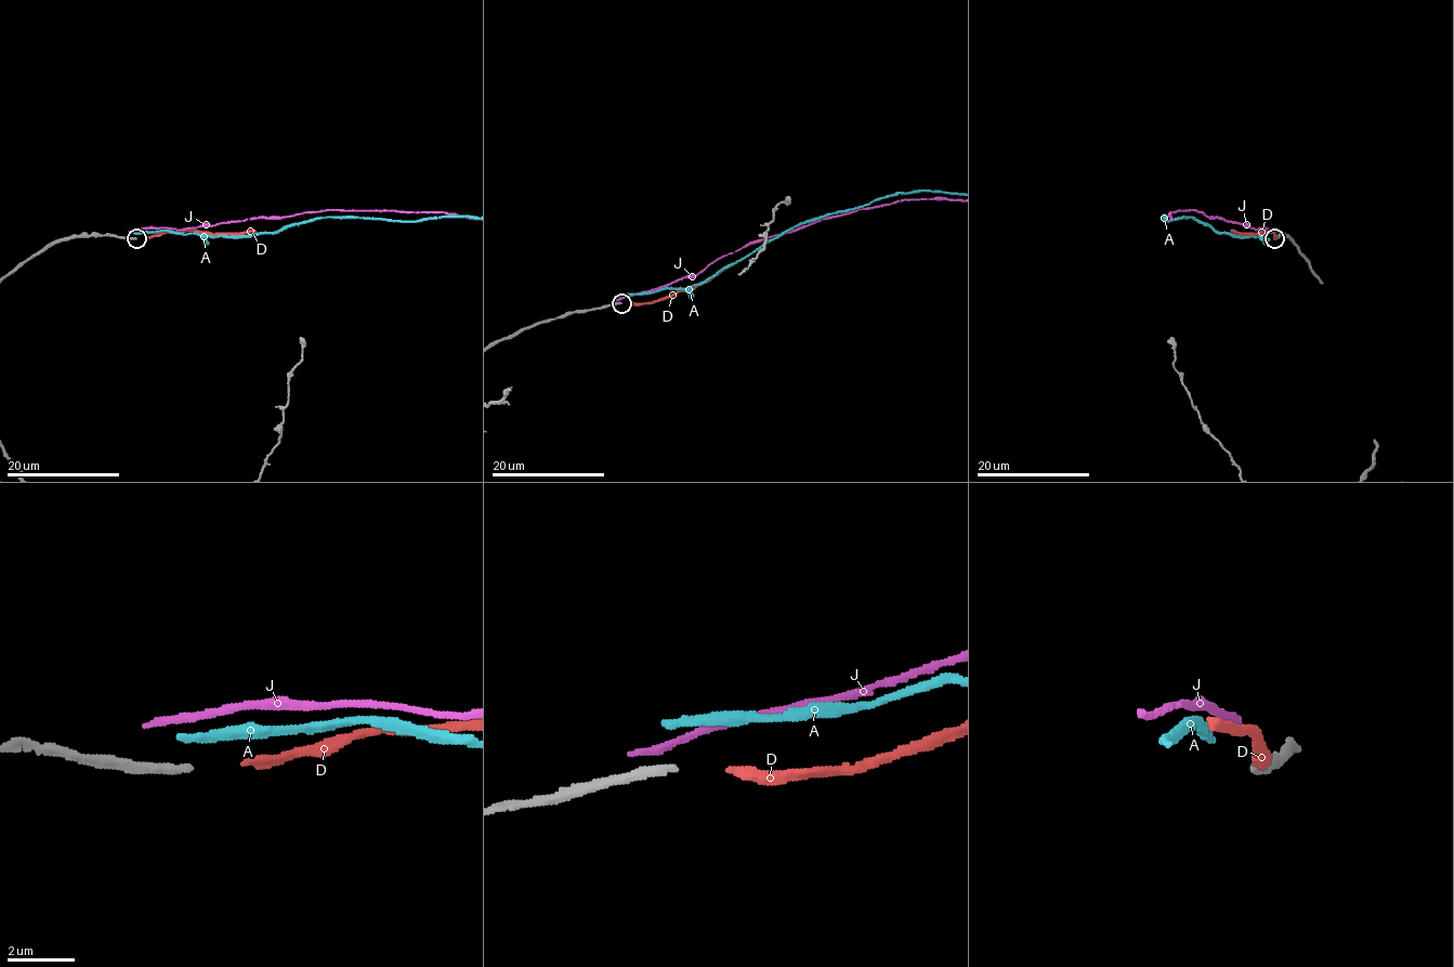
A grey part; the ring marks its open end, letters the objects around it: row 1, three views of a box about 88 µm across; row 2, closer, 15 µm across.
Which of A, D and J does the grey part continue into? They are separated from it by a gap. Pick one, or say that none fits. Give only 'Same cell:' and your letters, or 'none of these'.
Same cell: D

